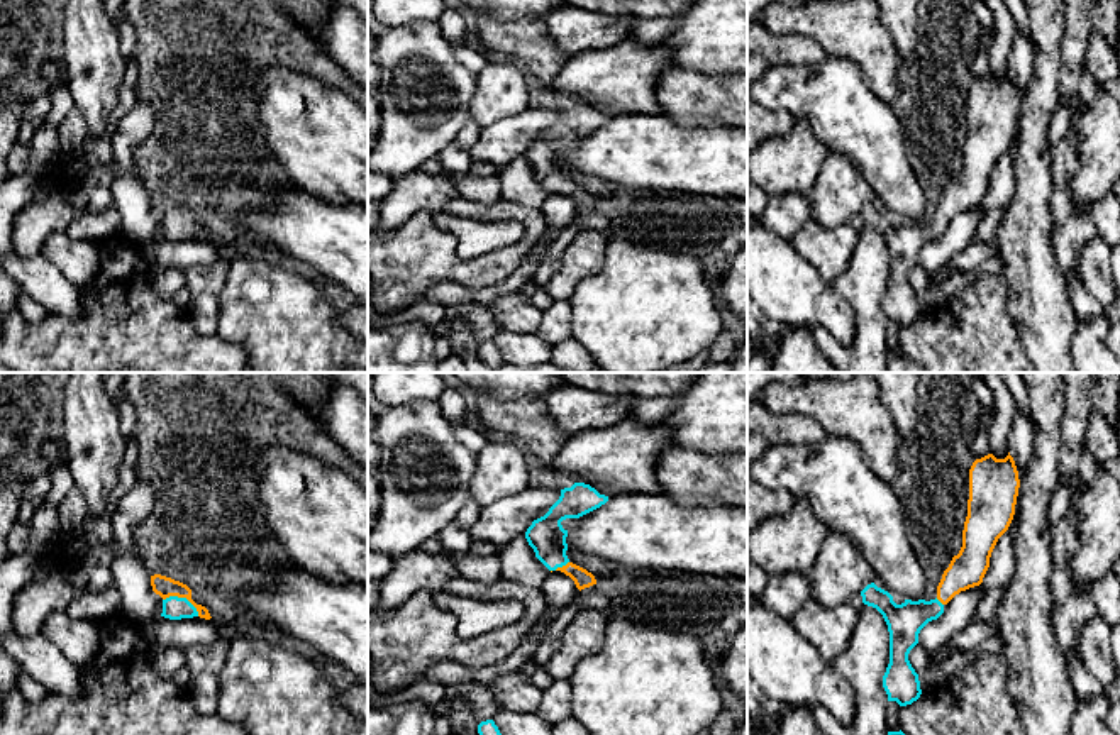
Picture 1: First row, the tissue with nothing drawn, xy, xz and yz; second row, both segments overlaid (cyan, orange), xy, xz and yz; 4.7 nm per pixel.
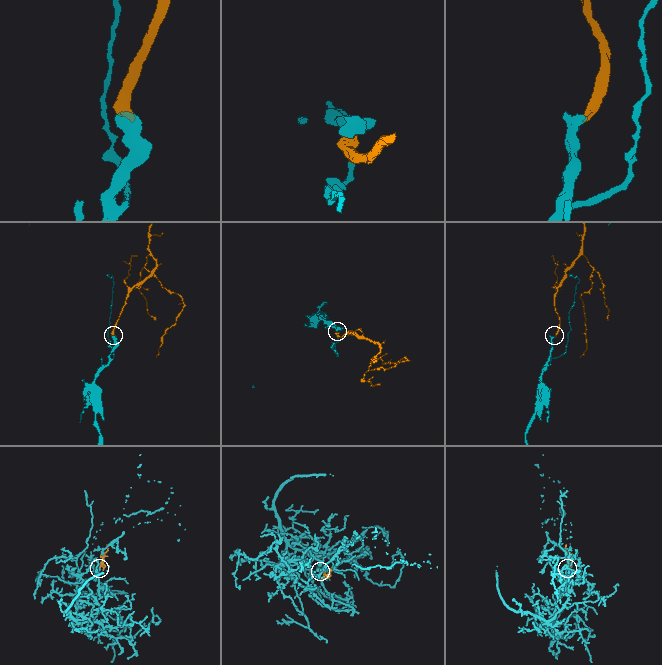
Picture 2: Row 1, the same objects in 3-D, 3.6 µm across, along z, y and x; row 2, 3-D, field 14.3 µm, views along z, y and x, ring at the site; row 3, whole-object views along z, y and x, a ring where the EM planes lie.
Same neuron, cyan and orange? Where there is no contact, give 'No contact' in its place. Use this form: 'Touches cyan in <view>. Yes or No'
Touches cyan in xy. Yes

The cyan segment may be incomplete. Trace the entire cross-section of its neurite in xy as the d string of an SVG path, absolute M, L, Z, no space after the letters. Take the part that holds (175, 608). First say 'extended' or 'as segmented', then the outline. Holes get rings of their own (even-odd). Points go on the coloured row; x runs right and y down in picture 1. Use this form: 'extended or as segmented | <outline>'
extended | M154 574L151 576L151 586L156 594L163 598L161 616L169 620L193 618L200 616L210 620L210 613L205 606L197 605L191 600L191 589L171 578Z

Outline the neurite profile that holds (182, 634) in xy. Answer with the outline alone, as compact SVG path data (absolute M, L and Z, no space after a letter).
M159 616L156 620L139 623L136 628L151 649L175 647L186 650L193 645L210 644L222 635L213 618L205 620L200 616L181 620Z

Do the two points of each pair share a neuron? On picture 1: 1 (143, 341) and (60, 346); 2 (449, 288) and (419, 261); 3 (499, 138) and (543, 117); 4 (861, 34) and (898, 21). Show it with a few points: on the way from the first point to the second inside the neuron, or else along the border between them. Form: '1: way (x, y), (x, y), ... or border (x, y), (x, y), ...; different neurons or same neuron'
1: way (122, 346), (80, 346); same neuron
2: border (480, 287), (439, 281), (426, 290); different neurons
3: way (509, 138), (521, 134), (532, 124); same neuron
4: border (880, 17), (895, 49), (903, 58); different neurons

